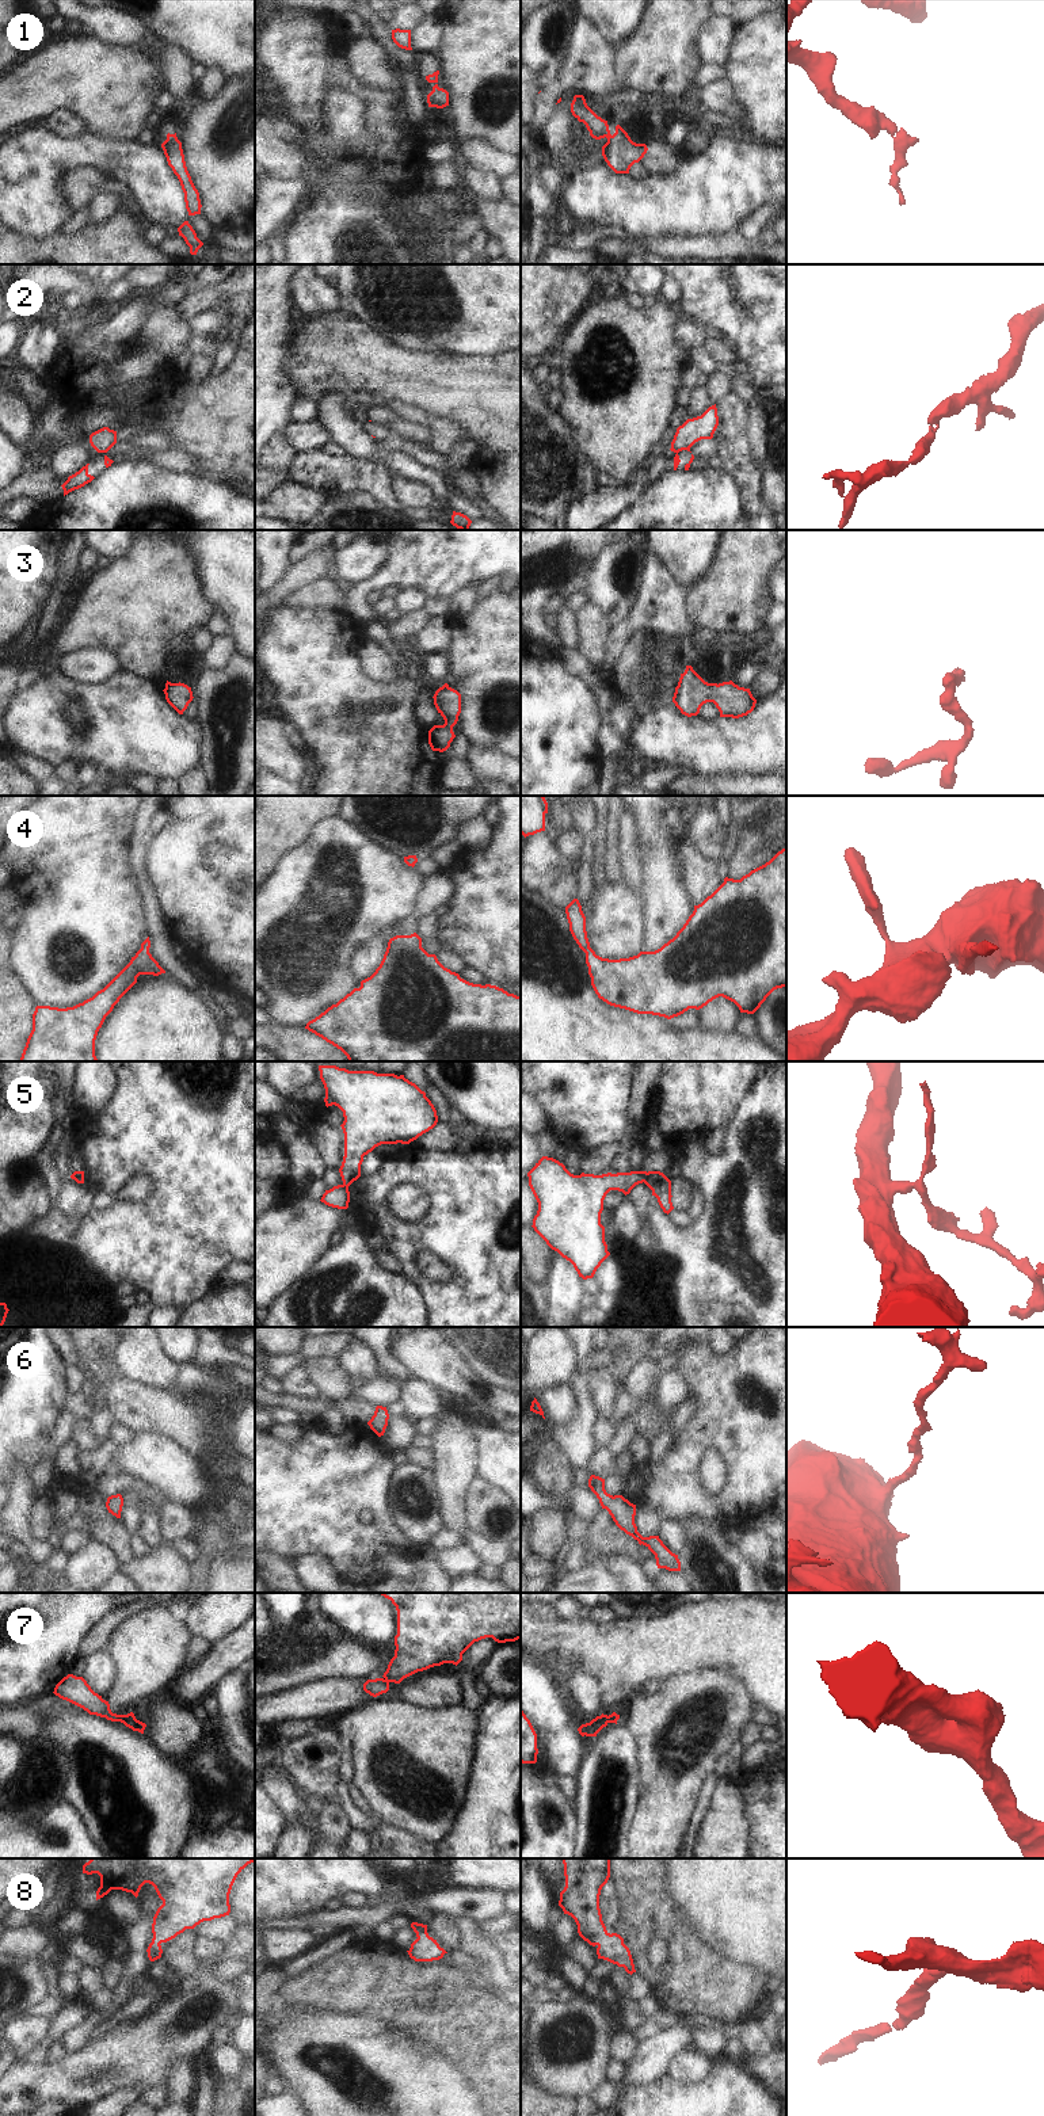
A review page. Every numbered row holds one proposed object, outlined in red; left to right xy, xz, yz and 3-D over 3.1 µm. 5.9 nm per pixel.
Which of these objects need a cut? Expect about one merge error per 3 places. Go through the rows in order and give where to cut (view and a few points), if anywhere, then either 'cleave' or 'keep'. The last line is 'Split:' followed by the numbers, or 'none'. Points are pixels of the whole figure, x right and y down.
1: cut none; keep
2: cut yz (689, 446), (684, 449); cleave
3: cut none; keep
4: cut none; keep
5: cut yz (647, 1173), (643, 1181); cleave
6: cut none; keep
7: cut xy (122, 1715), (119, 1720); cleave
8: cut none; keep
Split: 2, 5, 7

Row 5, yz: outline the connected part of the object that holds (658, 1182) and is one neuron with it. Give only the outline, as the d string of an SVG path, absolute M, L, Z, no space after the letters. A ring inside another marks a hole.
M648 1171L644 1183L652 1190L652 1196L664 1213L670 1213L674 1206L671 1202L671 1181L660 1171Z

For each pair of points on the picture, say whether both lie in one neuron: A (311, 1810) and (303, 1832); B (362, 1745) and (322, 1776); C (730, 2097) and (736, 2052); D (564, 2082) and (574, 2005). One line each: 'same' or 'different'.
A: same
B: different
C: different
D: same

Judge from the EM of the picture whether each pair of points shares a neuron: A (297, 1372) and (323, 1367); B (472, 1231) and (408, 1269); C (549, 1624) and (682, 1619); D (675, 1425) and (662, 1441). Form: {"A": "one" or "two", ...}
{"A": "two", "B": "one", "C": "one", "D": "one"}

